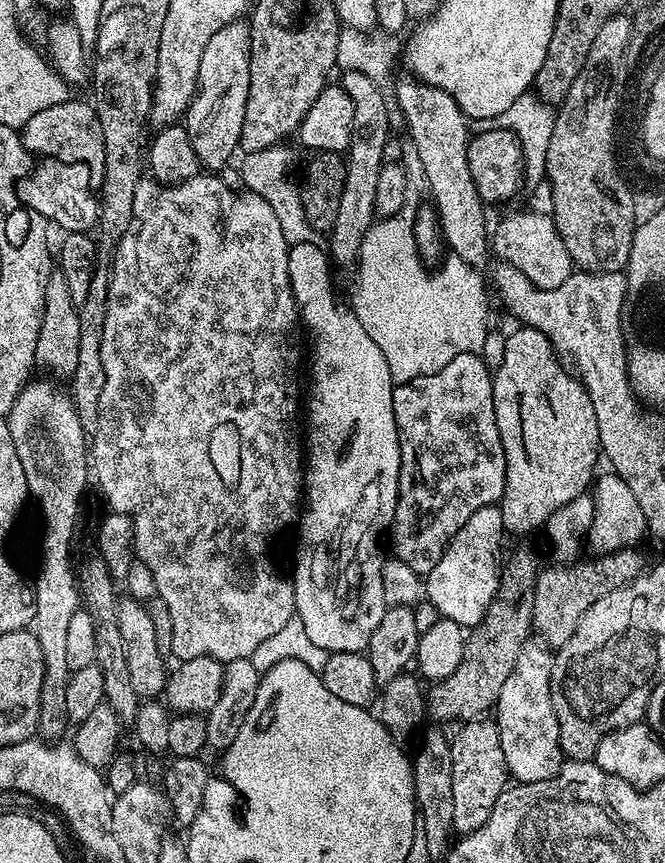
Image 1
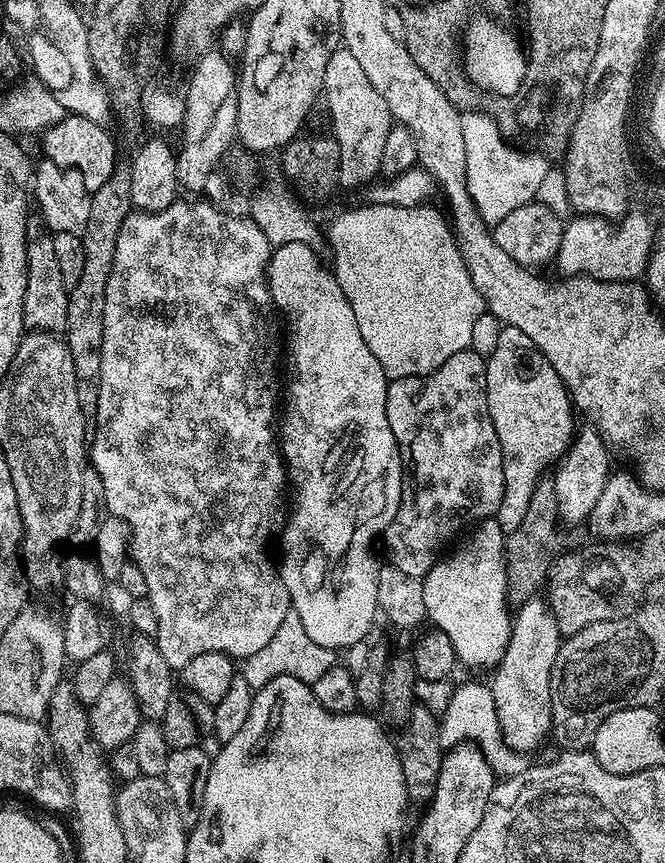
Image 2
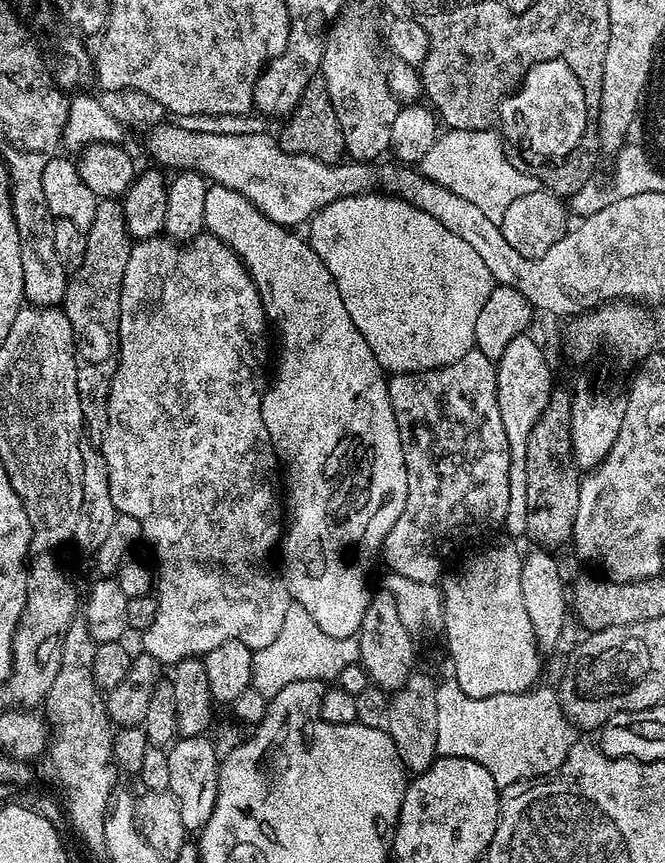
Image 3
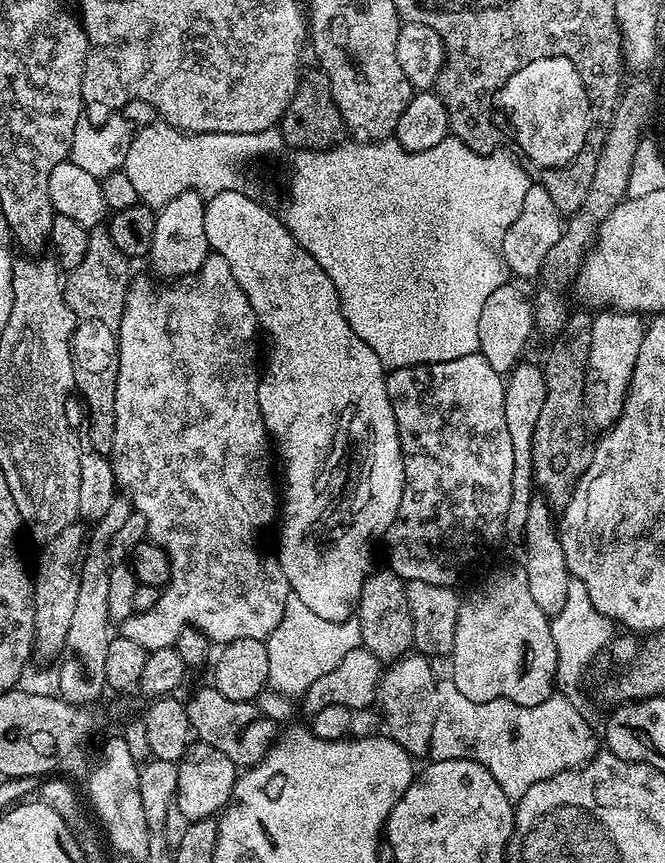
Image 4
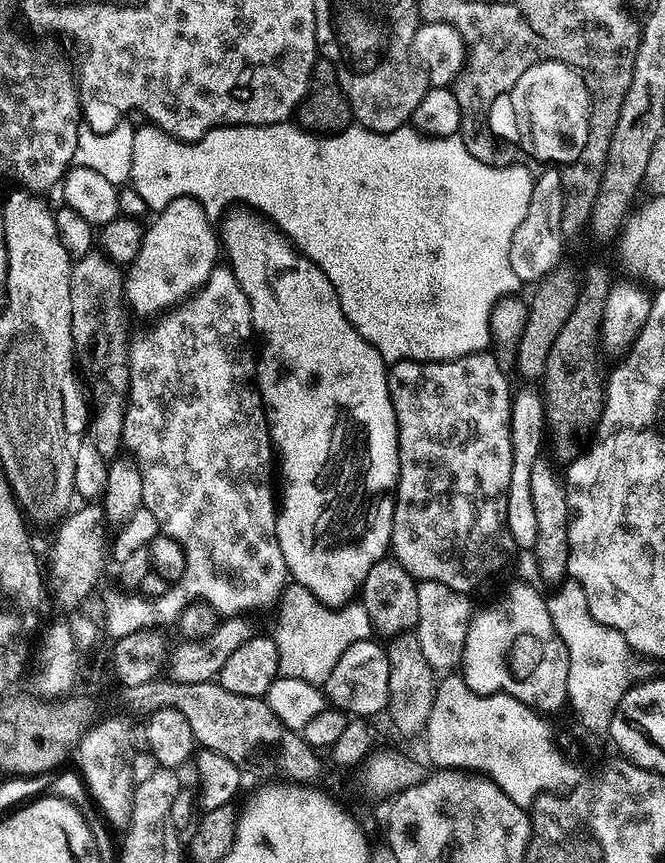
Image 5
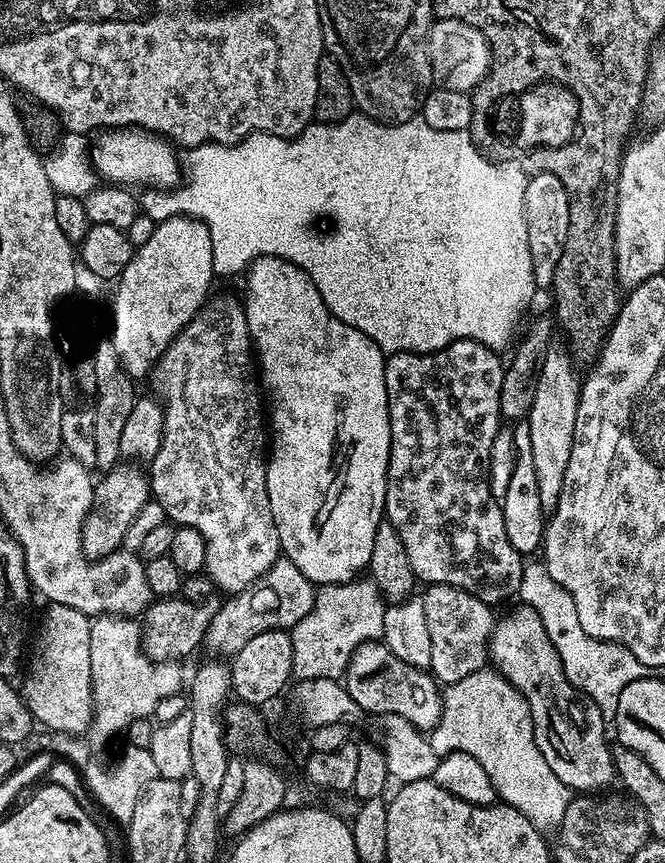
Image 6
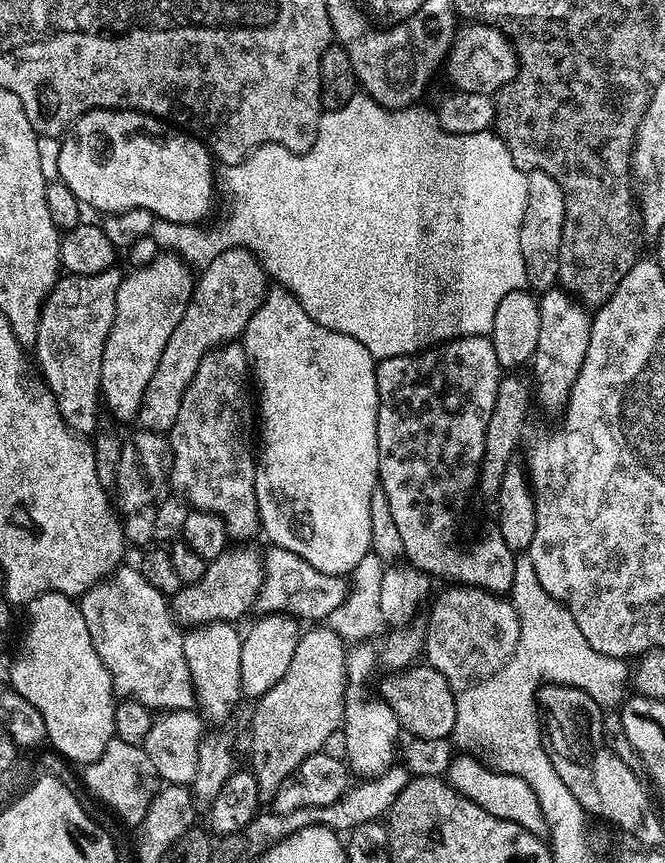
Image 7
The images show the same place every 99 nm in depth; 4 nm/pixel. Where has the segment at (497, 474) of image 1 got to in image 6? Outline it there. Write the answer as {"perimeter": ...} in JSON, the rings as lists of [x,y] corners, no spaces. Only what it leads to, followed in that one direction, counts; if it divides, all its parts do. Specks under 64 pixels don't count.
{"perimeter":[[[460,340],[437,352],[398,352],[384,362],[392,435],[384,516],[398,530],[417,581],[461,588],[489,606],[519,593],[525,566],[521,552],[506,538],[501,501],[492,497],[488,485],[488,463],[502,425],[498,394],[506,364],[500,359],[477,340]]]}

